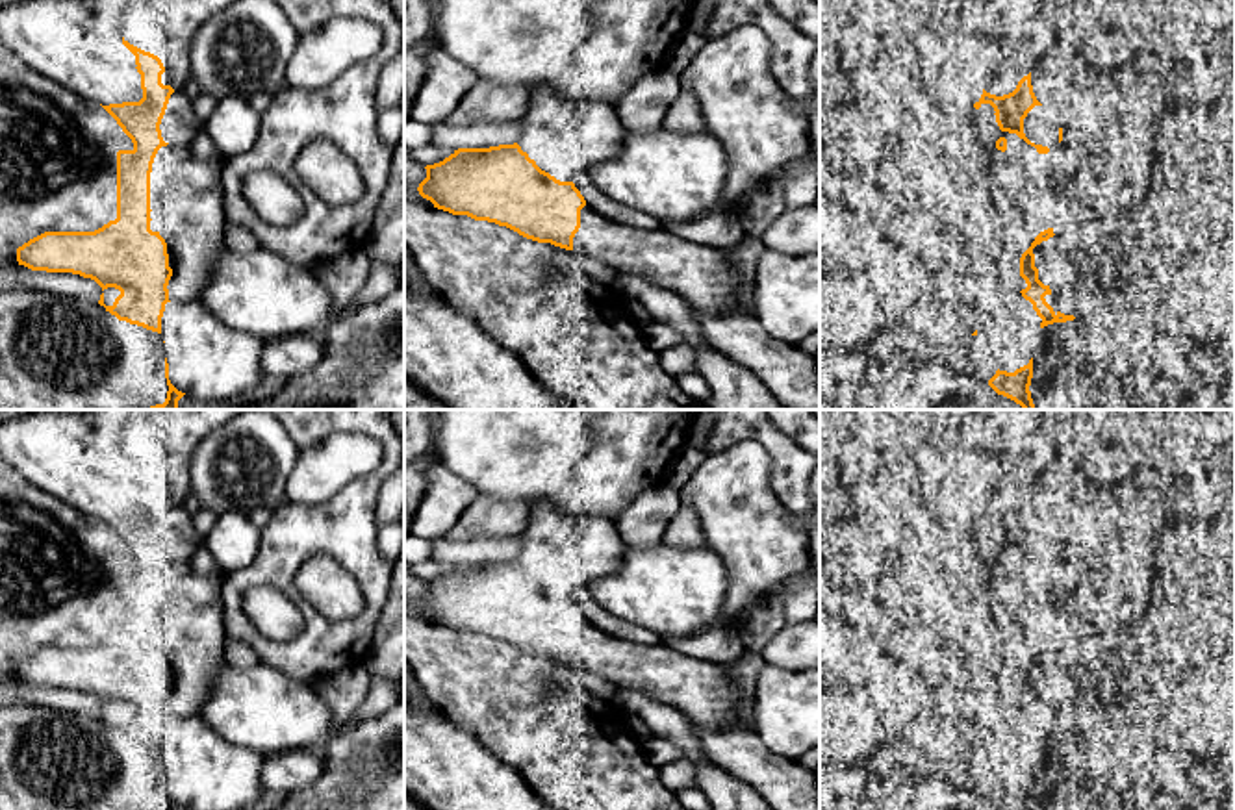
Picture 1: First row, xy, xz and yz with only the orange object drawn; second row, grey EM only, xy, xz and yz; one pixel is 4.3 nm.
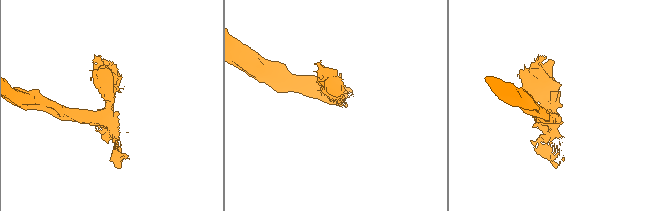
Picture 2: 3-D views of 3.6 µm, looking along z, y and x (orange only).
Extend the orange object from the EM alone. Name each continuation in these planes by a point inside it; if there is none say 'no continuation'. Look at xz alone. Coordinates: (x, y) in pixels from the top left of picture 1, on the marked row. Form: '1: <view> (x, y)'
1: xz (701, 275)

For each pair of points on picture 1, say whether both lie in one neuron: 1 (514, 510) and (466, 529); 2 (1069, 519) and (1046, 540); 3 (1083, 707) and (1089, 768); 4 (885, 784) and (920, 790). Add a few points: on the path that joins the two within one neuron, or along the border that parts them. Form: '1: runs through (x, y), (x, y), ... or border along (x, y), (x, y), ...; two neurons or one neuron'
1: runs through (503, 518), (483, 518), (477, 521); one neuron
2: border along (1043, 519), (1059, 542); two neurons
3: border along (1076, 733), (1100, 744), (1124, 766); two neurons
4: border along (939, 772), (905, 779), (894, 790); two neurons

